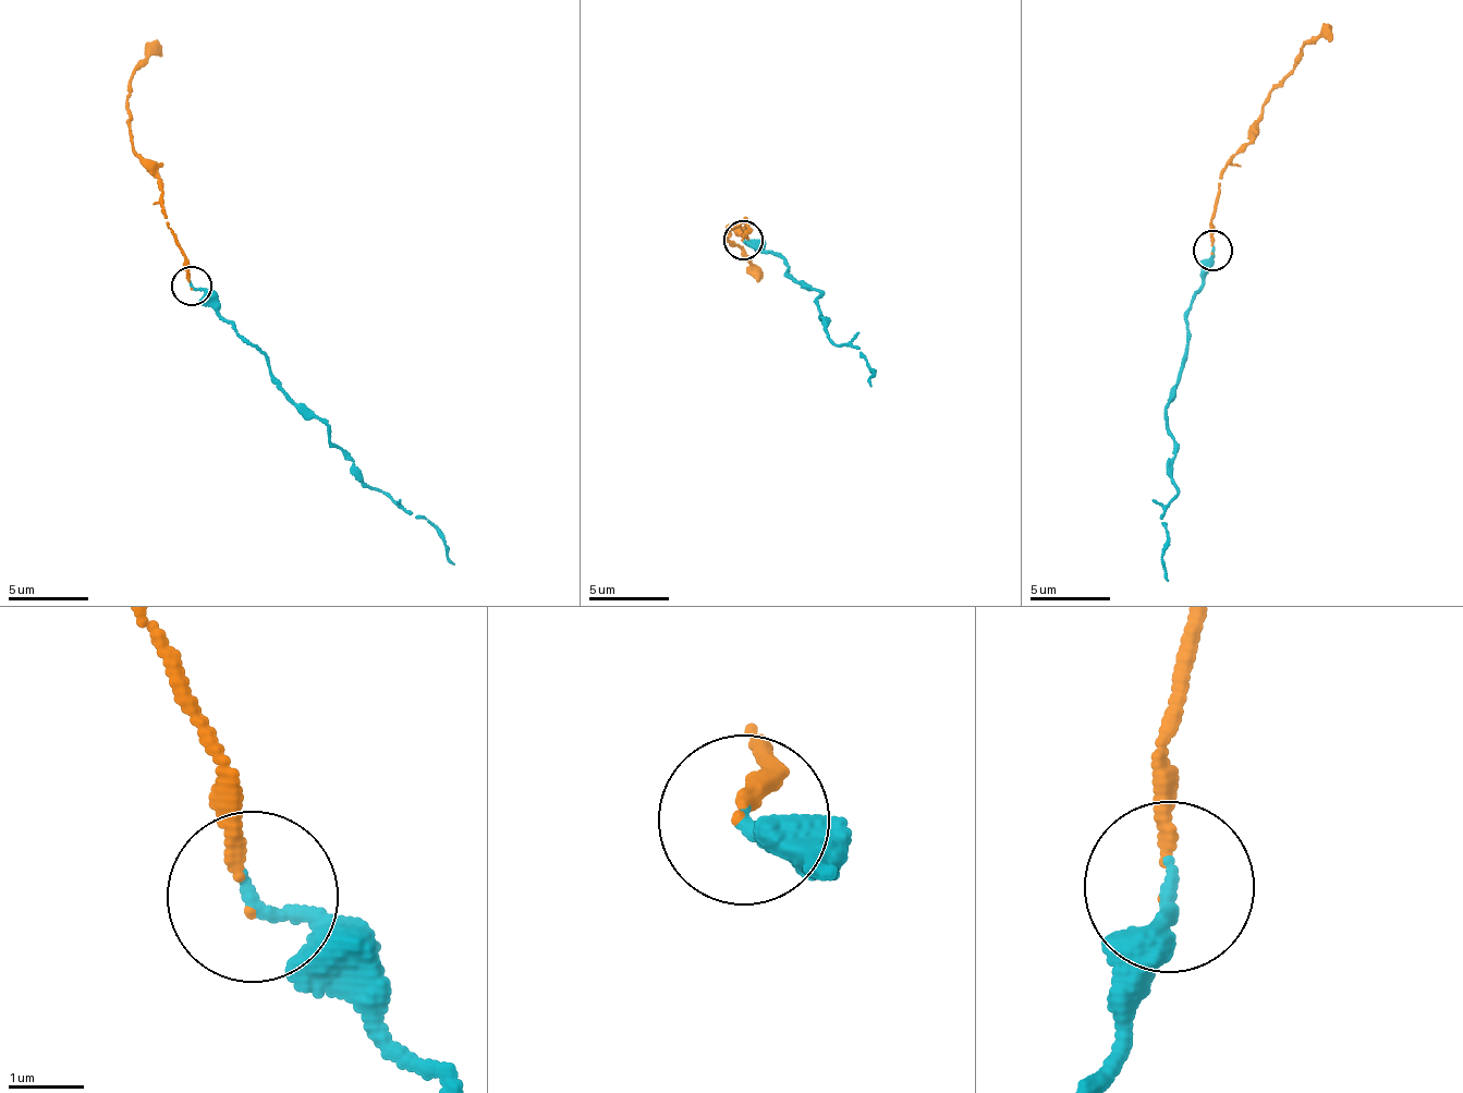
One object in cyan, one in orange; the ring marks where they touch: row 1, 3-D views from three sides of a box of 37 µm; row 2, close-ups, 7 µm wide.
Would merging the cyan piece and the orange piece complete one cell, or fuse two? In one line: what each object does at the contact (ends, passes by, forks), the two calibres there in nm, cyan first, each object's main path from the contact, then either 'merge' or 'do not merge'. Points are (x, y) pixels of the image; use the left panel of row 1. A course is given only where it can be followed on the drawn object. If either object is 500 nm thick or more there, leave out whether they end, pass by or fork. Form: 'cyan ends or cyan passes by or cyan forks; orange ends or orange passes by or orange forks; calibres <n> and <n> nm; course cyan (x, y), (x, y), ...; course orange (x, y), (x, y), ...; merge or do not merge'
cyan ends; orange ends; calibres 170 and 110 nm; course cyan (193, 284), (255, 349), (290, 398), (324, 424), (352, 473), (435, 527), (446, 556), (456, 562); course orange (193, 288), (187, 257), (166, 209), (157, 174), (131, 145), (126, 104), (133, 73), (161, 47); merge

